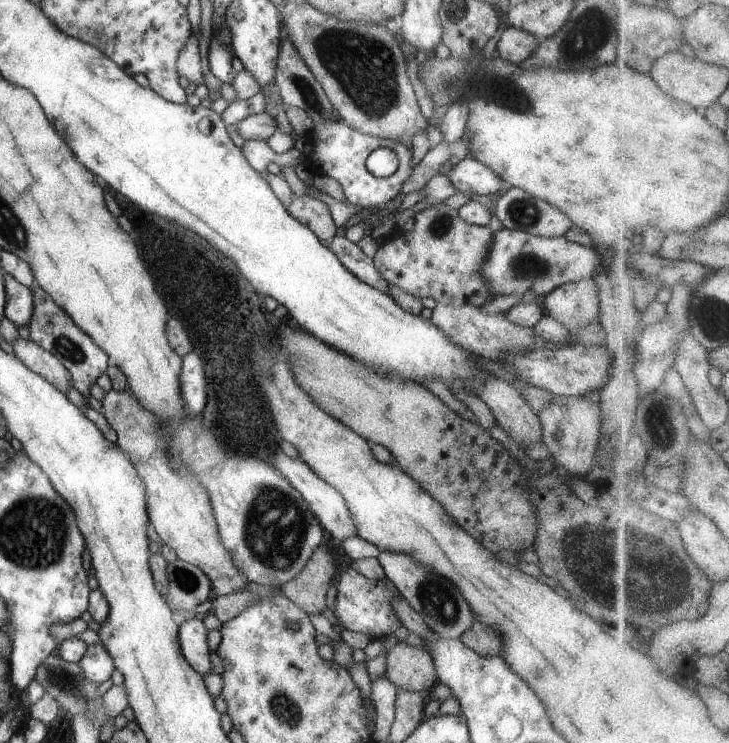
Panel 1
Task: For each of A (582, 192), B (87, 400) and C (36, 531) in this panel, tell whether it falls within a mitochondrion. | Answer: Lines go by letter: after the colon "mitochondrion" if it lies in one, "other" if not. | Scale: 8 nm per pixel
A: other
B: other
C: mitochondrion

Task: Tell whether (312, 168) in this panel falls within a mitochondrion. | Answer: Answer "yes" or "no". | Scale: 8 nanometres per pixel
no

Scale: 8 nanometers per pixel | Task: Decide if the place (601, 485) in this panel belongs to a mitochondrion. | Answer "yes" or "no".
no

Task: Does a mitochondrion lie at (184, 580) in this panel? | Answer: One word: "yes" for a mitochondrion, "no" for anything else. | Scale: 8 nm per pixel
yes

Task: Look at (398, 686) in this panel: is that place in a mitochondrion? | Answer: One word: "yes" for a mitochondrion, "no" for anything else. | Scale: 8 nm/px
no

